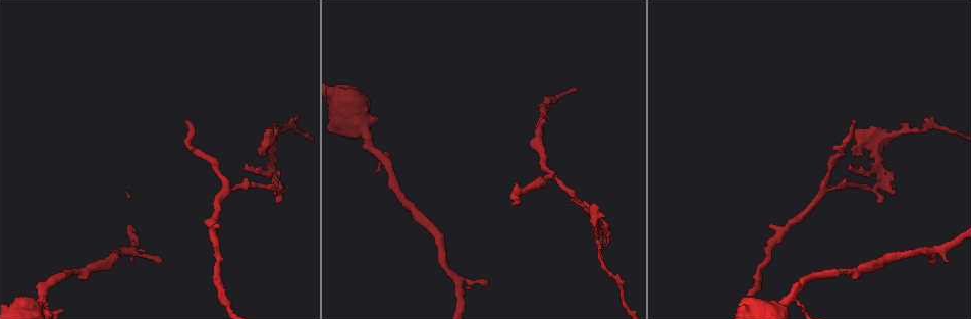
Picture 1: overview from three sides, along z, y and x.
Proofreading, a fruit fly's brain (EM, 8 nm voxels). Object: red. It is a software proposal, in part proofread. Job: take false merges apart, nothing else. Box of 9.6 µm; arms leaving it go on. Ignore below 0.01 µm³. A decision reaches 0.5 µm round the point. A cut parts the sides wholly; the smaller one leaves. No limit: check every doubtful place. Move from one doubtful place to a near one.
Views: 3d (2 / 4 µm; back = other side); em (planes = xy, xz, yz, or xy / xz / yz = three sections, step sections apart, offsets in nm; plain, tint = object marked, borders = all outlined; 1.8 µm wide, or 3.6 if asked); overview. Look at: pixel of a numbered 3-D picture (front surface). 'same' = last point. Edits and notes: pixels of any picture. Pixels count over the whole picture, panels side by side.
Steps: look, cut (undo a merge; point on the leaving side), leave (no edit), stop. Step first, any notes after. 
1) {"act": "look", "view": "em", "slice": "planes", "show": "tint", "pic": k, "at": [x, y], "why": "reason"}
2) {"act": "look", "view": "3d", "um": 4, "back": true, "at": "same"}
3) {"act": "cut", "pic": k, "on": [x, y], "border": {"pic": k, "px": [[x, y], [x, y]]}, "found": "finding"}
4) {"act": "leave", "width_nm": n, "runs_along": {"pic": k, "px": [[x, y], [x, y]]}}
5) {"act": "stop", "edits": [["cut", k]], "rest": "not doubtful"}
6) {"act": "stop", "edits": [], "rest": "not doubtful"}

{"act": "look", "view": "em", "slice": "yz", "step": 8, "show": "tint", "pic": 1, "at": [276, 188], "why": "abrupt turn"}

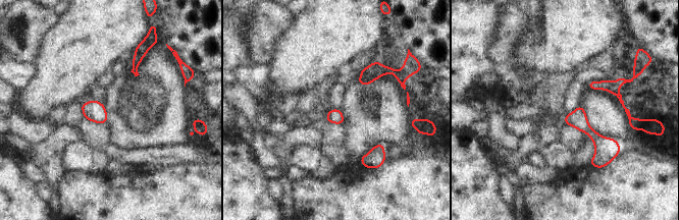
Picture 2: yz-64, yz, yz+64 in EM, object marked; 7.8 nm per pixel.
{"act": "look", "view": "em", "slice": "planes", "show": "tint", "at": "same"}

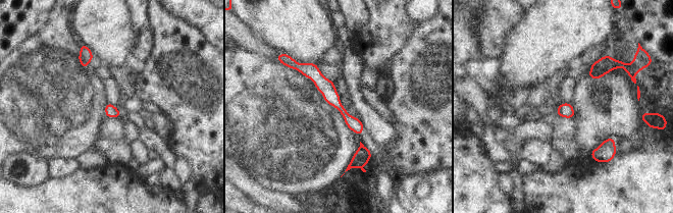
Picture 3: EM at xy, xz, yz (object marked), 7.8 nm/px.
{"act": "leave", "runs_along": {"pic": 3, "px": [[294, 65], [308, 69], [359, 130]]}, "found": "all the same neuron"}

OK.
{"act": "look", "view": "em", "um": 3.6, "slice": "planes", "show": "tint", "pic": 1, "at": [227, 188], "why": "three arms meet"}

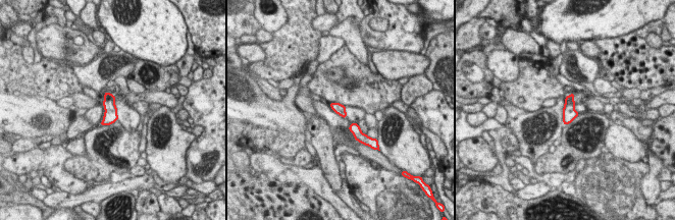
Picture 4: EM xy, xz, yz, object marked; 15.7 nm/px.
{"act": "leave", "found": "continuous, no second neuron"}

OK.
{"act": "look", "view": "3d", "um": 2, "pic": 1, "at": [595, 215], "why": "arms part here"}

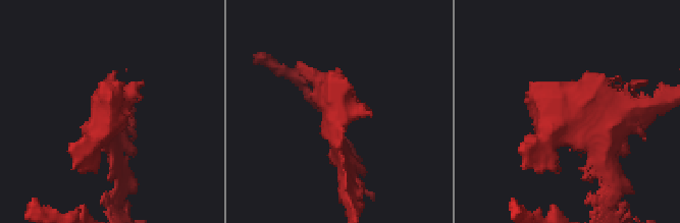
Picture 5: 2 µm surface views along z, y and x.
{"act": "look", "view": "em", "slice": "xy", "step": 16, "show": "tint", "pic": 5, "at": [571, 115], "why": "shape alone is not enough"}

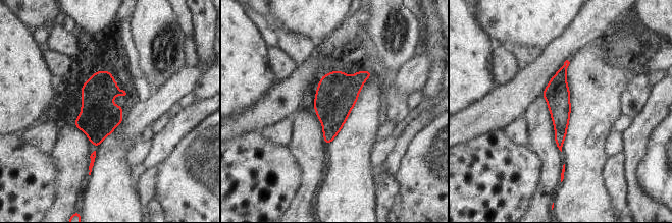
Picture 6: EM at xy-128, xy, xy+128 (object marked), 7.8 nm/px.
{"act": "look", "view": "em", "slice": "planes", "show": "tint", "at": "same", "why": "another direction"}

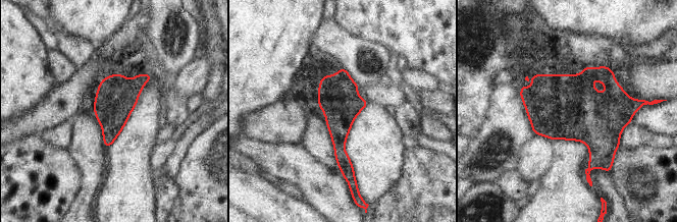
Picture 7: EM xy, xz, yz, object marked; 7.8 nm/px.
{"act": "leave", "runs_along": {"pic": 7, "px": [[343, 71], [340, 153], [348, 173]]}, "found": "one neuron here"}

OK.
{"act": "look", "view": "em", "um": 3.6, "slice": "xz", "step": 4, "show": "tint", "pic": 1, "at": [790, 296]}

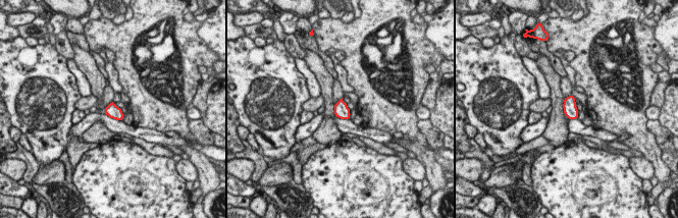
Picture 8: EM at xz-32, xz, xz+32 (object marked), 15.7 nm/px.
{"act": "look", "view": "em", "um": 3.6, "slice": "planes", "show": "tint", "at": "same", "why": "cut it another way"}

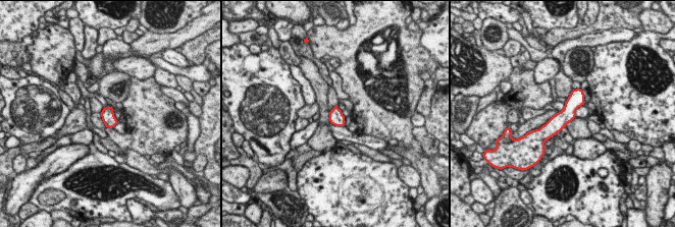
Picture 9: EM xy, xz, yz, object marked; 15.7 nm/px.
{"act": "leave", "width_nm": 200, "runs_along": {"pic": 9, "px": [[578, 91], [569, 110], [541, 132]]}, "found": "continuous, no second neuron"}

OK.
{"act": "stop", "edits": [], "rest": "not doubtful"}

